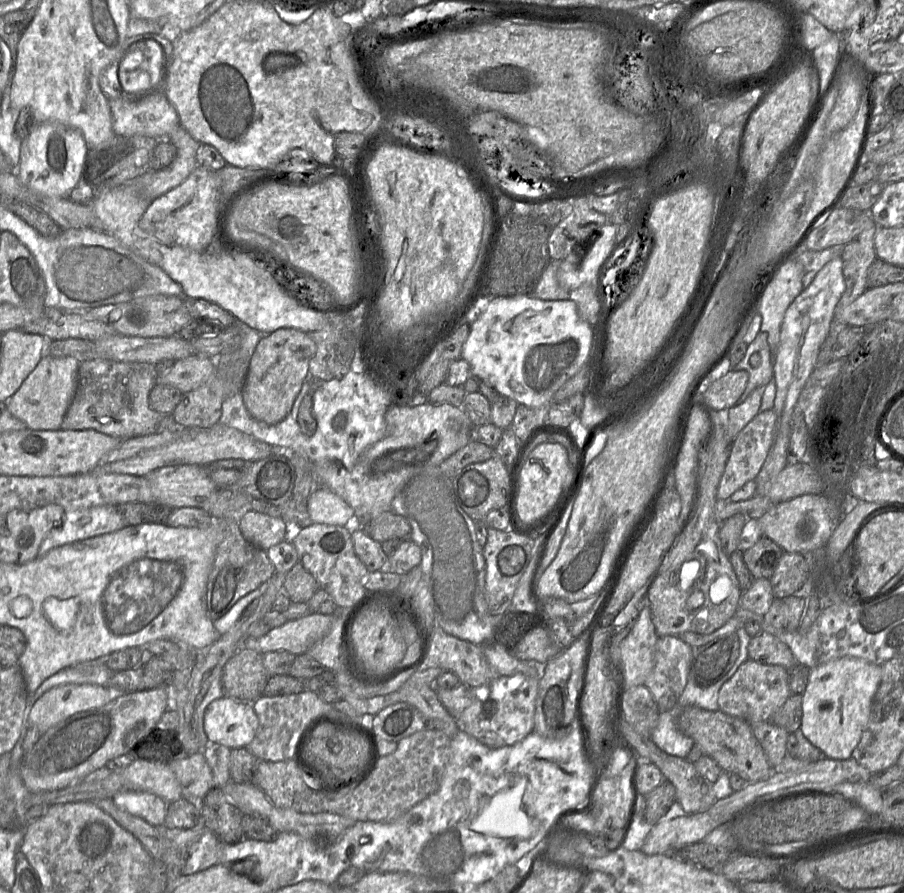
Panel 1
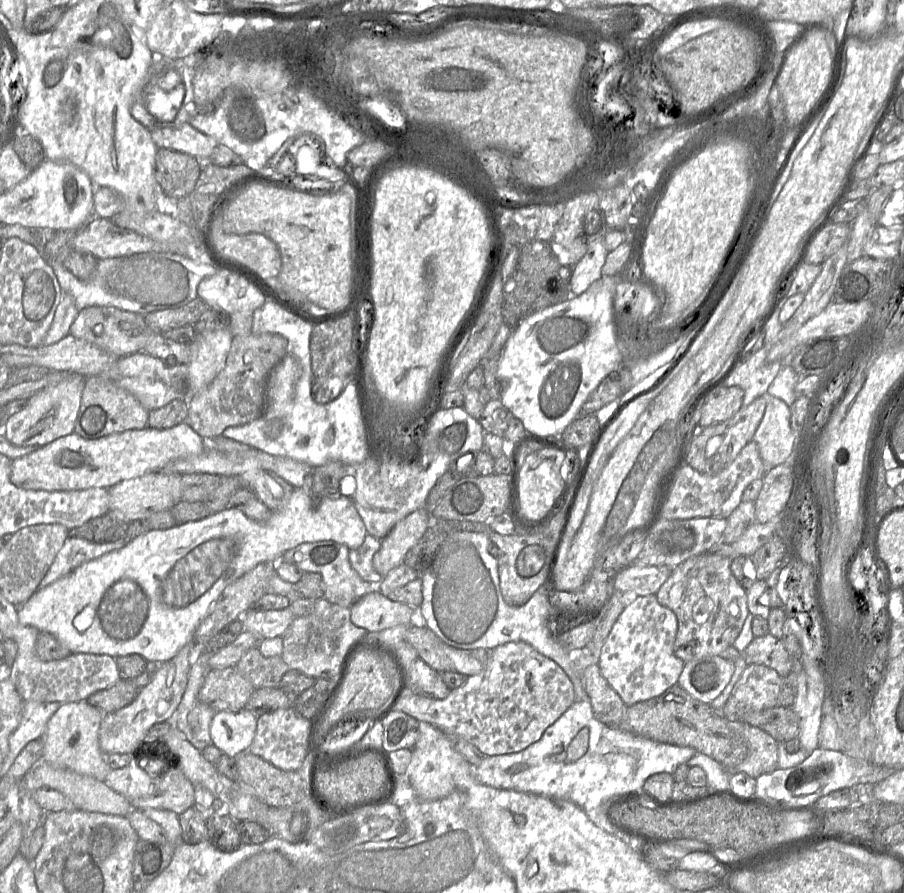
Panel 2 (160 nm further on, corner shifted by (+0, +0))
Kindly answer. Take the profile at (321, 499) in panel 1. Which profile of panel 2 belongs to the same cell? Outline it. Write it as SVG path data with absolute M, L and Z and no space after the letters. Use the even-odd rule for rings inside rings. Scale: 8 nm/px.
M328 462L324 465L312 468L303 486L295 488L287 503L282 508L271 512L270 517L263 522L253 521L245 516L241 509L232 507L225 508L201 520L176 525L167 530L150 530L144 535L127 541L121 549L108 552L96 559L88 561L52 584L44 588L39 588L29 600L17 607L19 622L23 625L35 627L40 632L53 635L61 644L69 649L71 654L105 654L114 658L138 654L147 661L157 663L167 662L171 660L181 648L193 641L195 630L210 613L223 590L258 564L263 562L276 562L287 550L307 542L333 540L345 544L349 549L356 549L362 545L368 532L352 499L346 496L339 498L325 496L325 488L330 485L330 482L340 482L345 476L354 477L354 472L354 467L344 462Z

